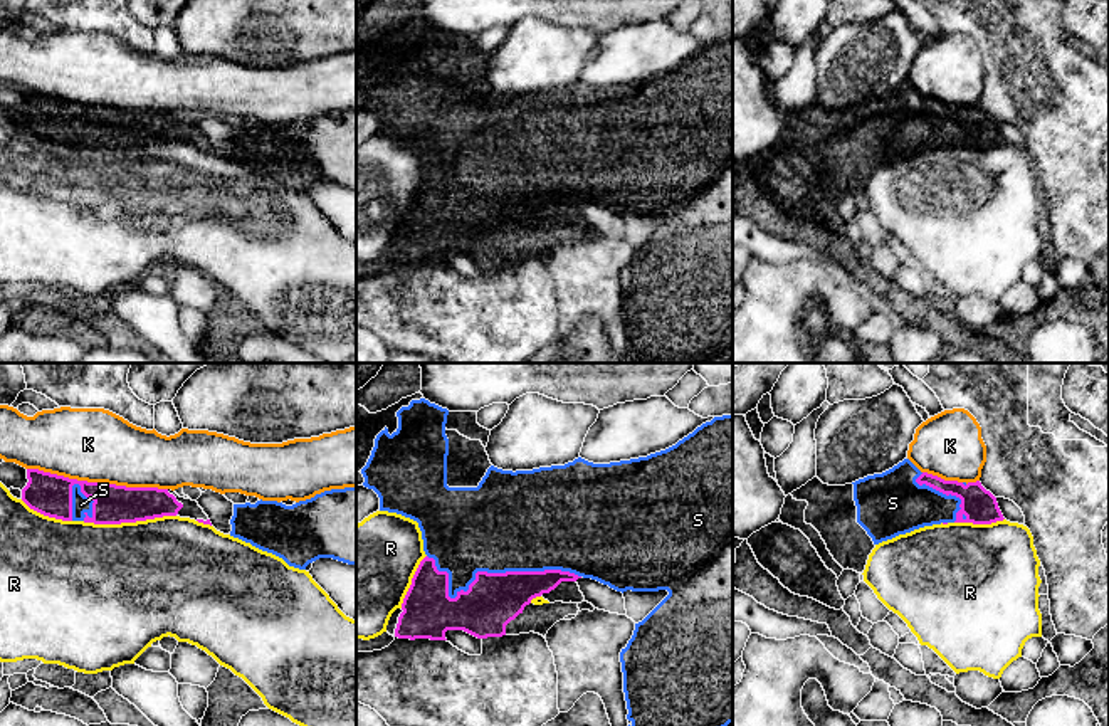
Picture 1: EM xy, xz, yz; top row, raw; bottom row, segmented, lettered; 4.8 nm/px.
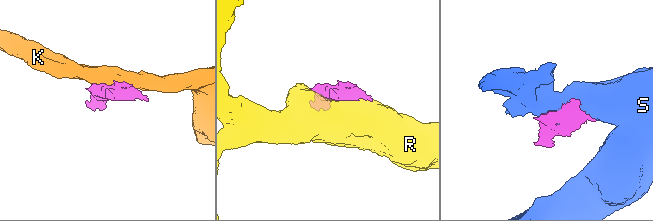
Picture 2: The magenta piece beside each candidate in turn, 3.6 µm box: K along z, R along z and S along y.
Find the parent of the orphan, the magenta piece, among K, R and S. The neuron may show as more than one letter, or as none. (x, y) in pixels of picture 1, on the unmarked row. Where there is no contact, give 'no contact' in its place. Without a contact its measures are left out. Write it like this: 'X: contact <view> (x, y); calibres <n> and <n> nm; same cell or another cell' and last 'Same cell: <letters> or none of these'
K: contact xy (98, 106); calibres 200 and 360 nm; another cell
R: contact xy (128, 145); calibres 190 and 500 nm; another cell
S: contact xz (486, 195); calibres 260 and 440 nm; same cell
Same cell: S

